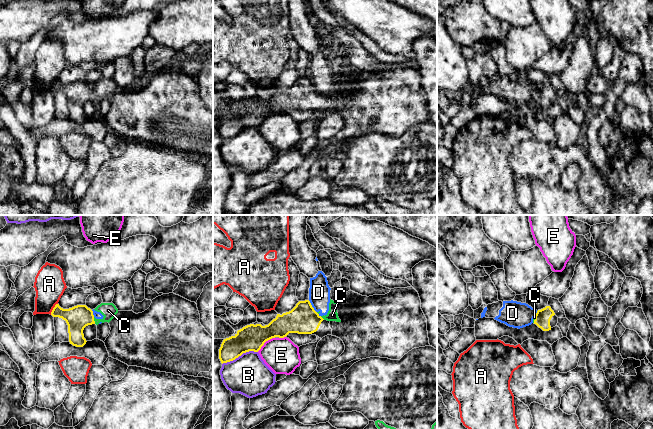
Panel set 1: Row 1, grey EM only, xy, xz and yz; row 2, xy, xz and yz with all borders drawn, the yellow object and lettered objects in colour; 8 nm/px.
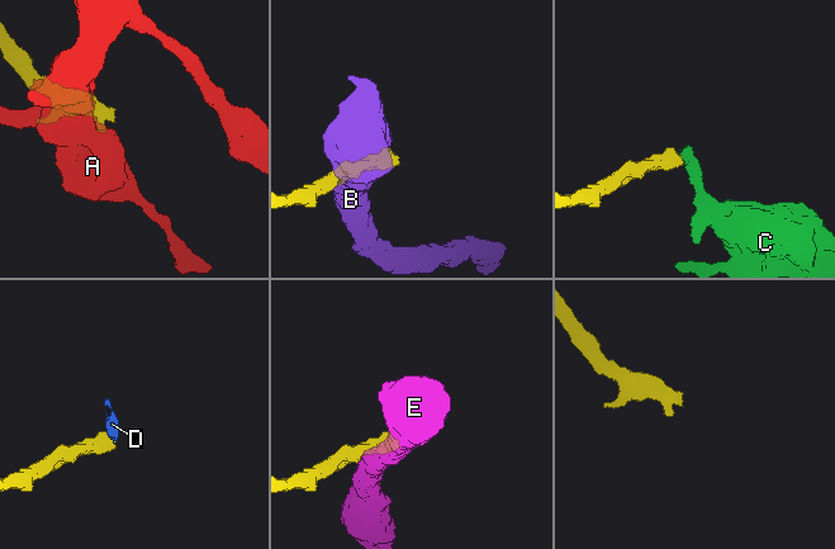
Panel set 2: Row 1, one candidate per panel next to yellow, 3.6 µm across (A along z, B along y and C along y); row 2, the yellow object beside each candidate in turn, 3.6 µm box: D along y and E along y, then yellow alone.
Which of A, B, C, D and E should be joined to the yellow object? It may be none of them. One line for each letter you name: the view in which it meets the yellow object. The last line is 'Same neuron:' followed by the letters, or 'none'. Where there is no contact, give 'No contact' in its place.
Same neuron: none

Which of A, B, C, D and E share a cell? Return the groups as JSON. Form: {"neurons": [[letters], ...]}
{"neurons": [["A"], ["B"], ["C", "D"], ["E"]]}

